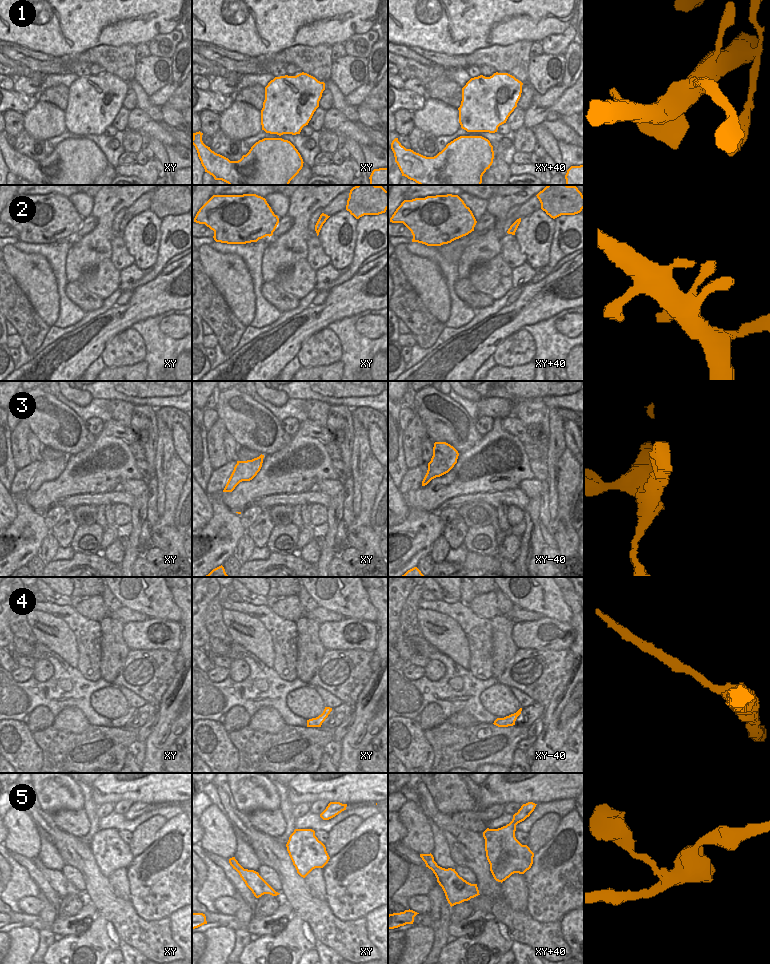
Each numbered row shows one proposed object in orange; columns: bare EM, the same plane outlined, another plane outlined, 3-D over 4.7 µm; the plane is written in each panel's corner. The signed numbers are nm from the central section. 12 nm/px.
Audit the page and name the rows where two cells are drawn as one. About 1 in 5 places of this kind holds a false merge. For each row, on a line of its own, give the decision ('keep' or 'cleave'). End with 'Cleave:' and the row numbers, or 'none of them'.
1: keep
2: keep
3: keep
4: keep
5: keep
Cleave: none of them

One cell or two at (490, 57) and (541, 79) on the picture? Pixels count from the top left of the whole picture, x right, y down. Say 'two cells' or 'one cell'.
two cells

